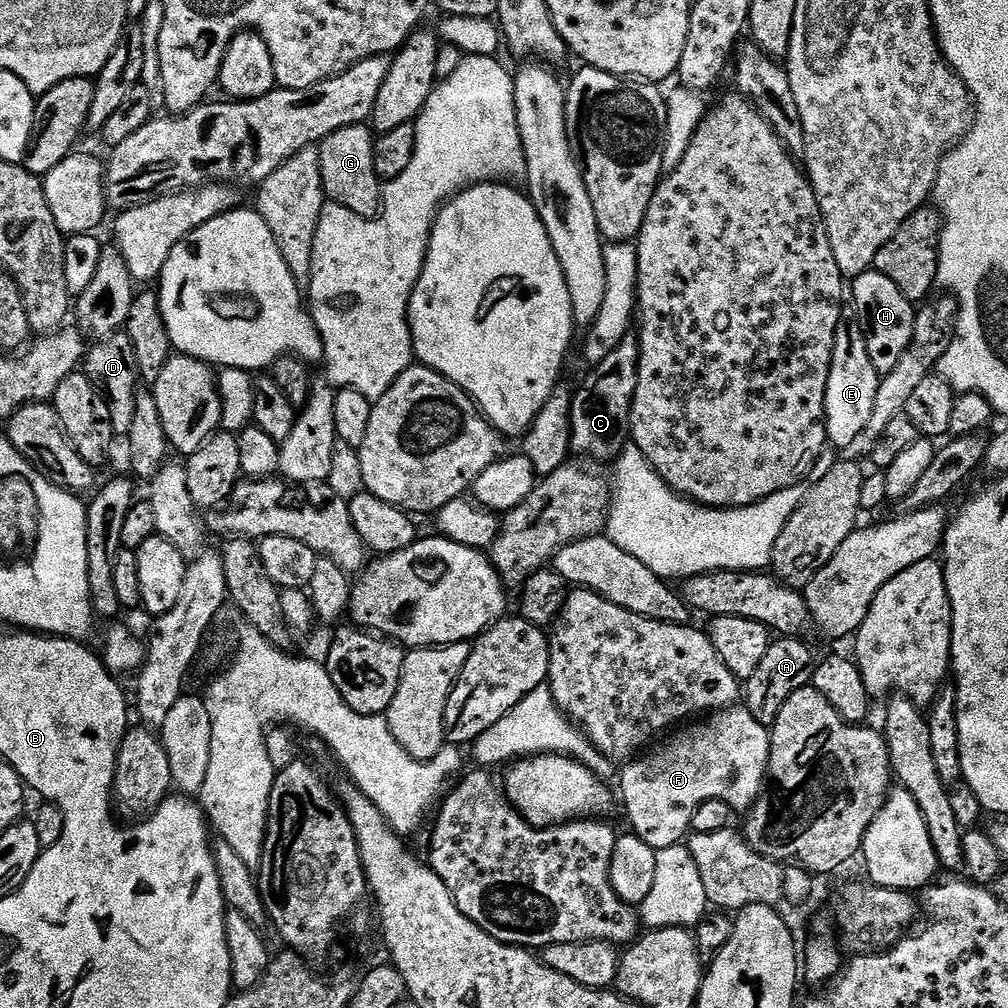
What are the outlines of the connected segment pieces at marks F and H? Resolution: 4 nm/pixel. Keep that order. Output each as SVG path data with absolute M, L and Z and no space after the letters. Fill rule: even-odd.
M744 706L722 708L719 712L711 713L705 720L708 720L705 724L692 722L681 727L672 734L677 736L667 737L669 740L665 744L657 743L651 749L652 756L645 755L623 765L624 773L620 776L618 796L619 799L620 796L624 799L624 812L632 823L631 831L646 842L646 845L657 850L679 844L689 835L694 810L698 810L702 802L721 800L732 807L733 813L744 814L765 791L772 745L769 729L762 727L754 718L754 714L750 714Z
M869 270L851 281L850 304L855 308L862 326L866 350L870 354L870 362L874 362L874 370L881 374L894 370L894 366L898 366L898 358L906 354L906 346L910 346L914 334L917 309L913 301L908 300L906 294L902 294L902 290L886 278L886 274Z

